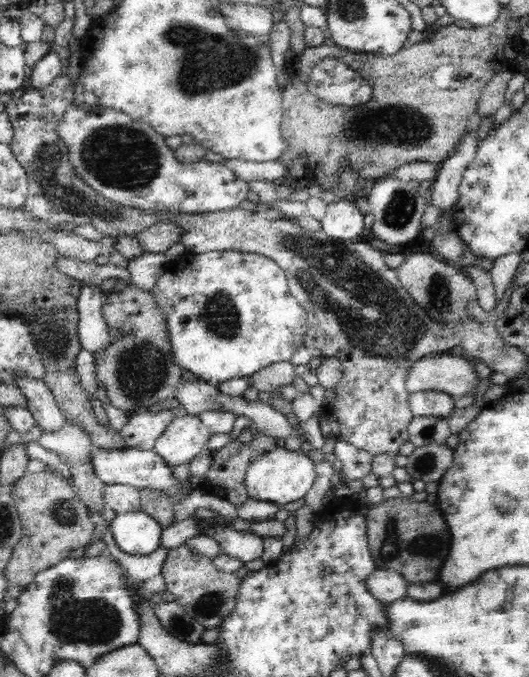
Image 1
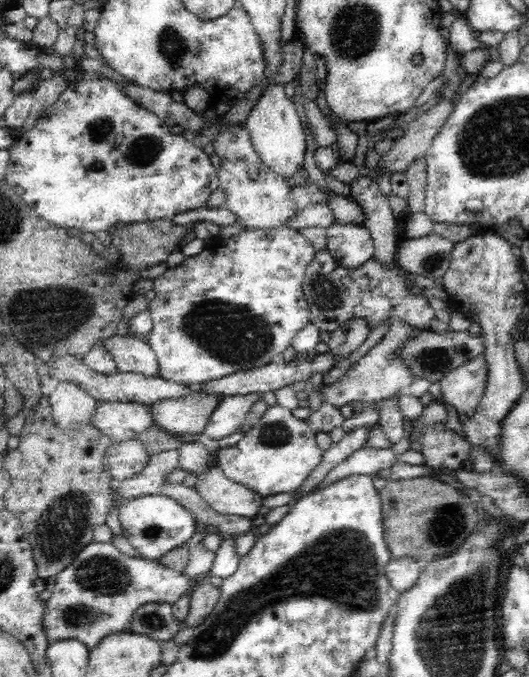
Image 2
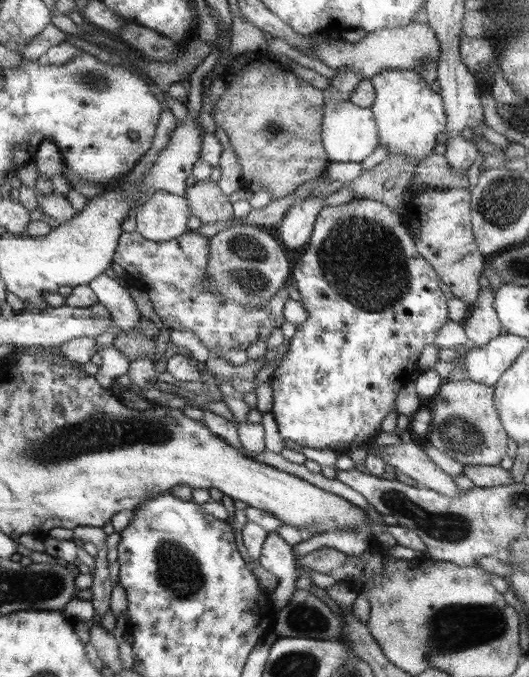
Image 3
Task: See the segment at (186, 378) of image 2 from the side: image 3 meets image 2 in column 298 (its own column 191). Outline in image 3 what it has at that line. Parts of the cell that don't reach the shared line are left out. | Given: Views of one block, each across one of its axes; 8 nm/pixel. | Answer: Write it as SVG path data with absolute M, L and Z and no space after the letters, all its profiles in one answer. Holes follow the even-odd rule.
M187 231L177 236L172 241L155 242L144 238L138 232L123 232L118 240L118 250L114 256L114 263L119 264L128 274L136 277L140 282L142 290L148 294L151 299L154 310L161 320L171 329L187 328L200 337L200 340L209 349L214 350L231 350L240 348L246 350L248 345L252 345L258 339L266 339L276 328L281 328L285 321L282 316L282 308L288 300L286 287L289 282L285 283L274 296L261 306L249 306L246 308L221 294L215 294L212 290L211 278L207 276L207 264L210 263L210 238L194 231Z

